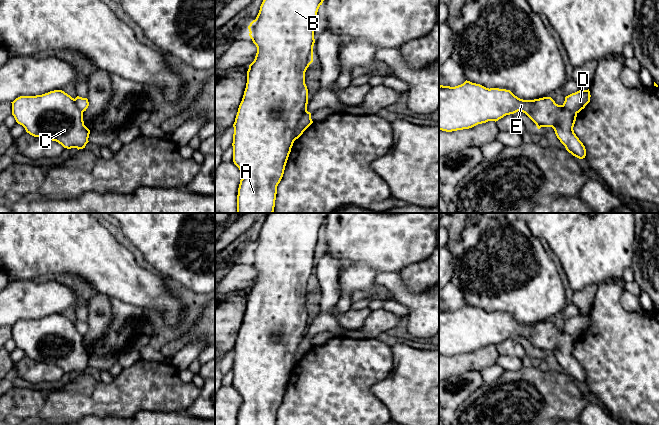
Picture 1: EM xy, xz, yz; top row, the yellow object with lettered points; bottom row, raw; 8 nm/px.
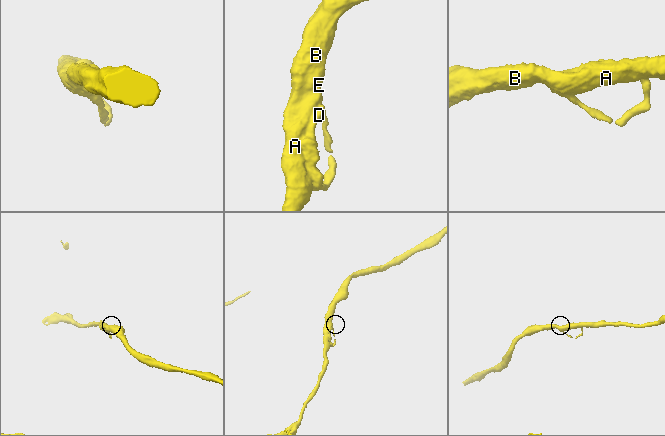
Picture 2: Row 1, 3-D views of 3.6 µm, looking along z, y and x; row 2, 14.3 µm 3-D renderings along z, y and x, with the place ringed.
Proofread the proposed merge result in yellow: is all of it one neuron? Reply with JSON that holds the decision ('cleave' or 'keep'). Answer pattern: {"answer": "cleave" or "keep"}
{"answer": "cleave"}

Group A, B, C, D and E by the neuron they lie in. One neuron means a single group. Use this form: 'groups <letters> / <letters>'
groups A B C E / D

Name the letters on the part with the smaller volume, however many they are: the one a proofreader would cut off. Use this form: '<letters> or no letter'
D

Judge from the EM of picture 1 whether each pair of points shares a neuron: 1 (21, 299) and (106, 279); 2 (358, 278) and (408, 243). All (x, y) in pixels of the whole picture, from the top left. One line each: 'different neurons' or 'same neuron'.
1: different neurons
2: same neuron

